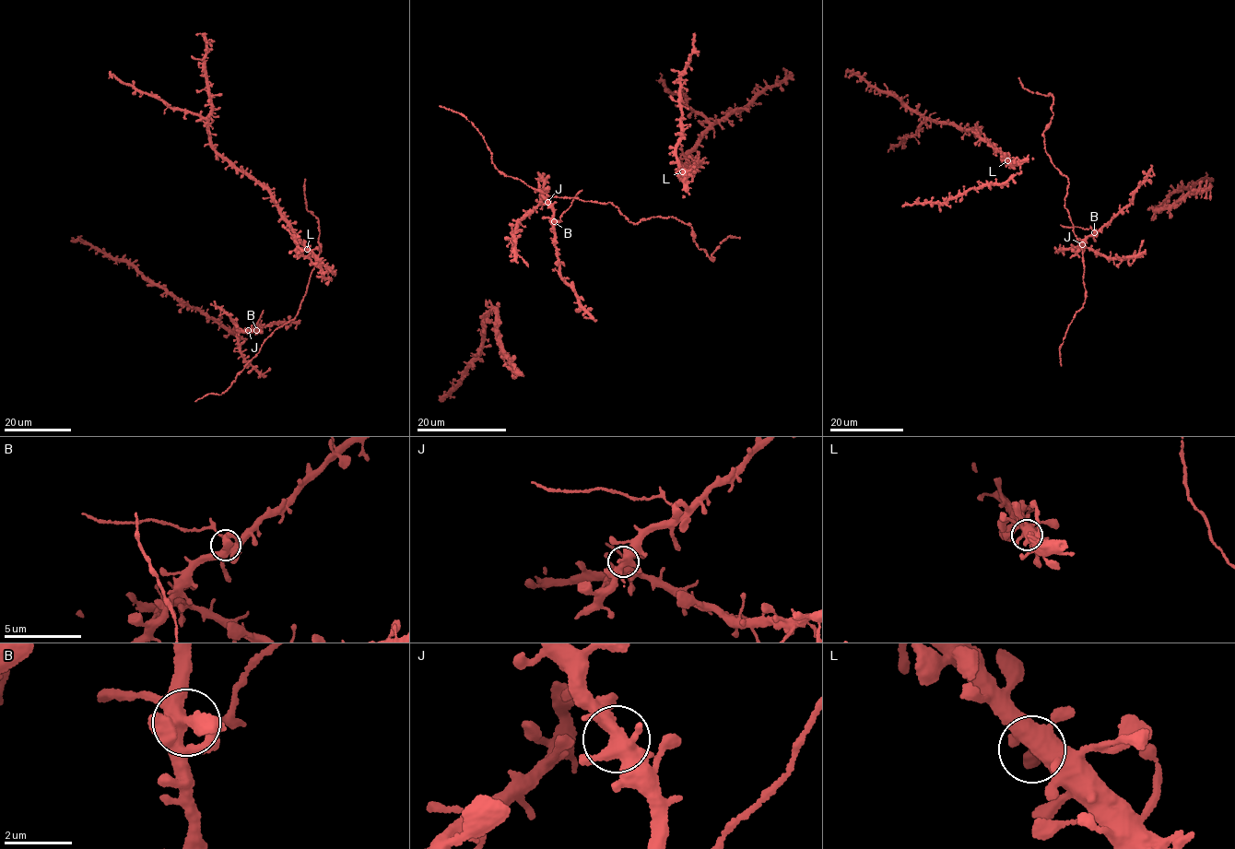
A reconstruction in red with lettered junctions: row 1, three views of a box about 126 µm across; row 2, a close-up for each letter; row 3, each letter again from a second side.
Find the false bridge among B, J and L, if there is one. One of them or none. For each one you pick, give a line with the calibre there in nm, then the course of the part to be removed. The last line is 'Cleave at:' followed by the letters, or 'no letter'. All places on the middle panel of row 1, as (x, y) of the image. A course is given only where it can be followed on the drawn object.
B: 400 nm | (553, 221), (560, 219), (582, 190)
Cleave at: B

